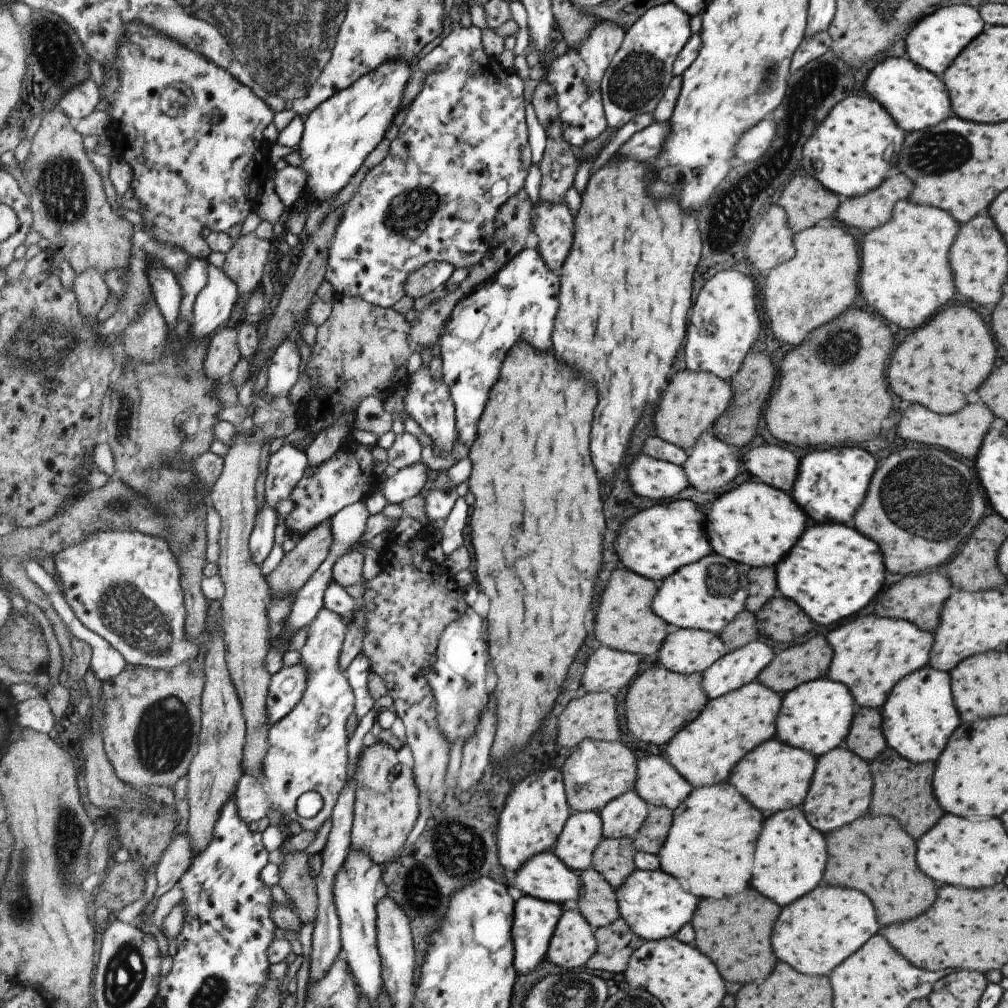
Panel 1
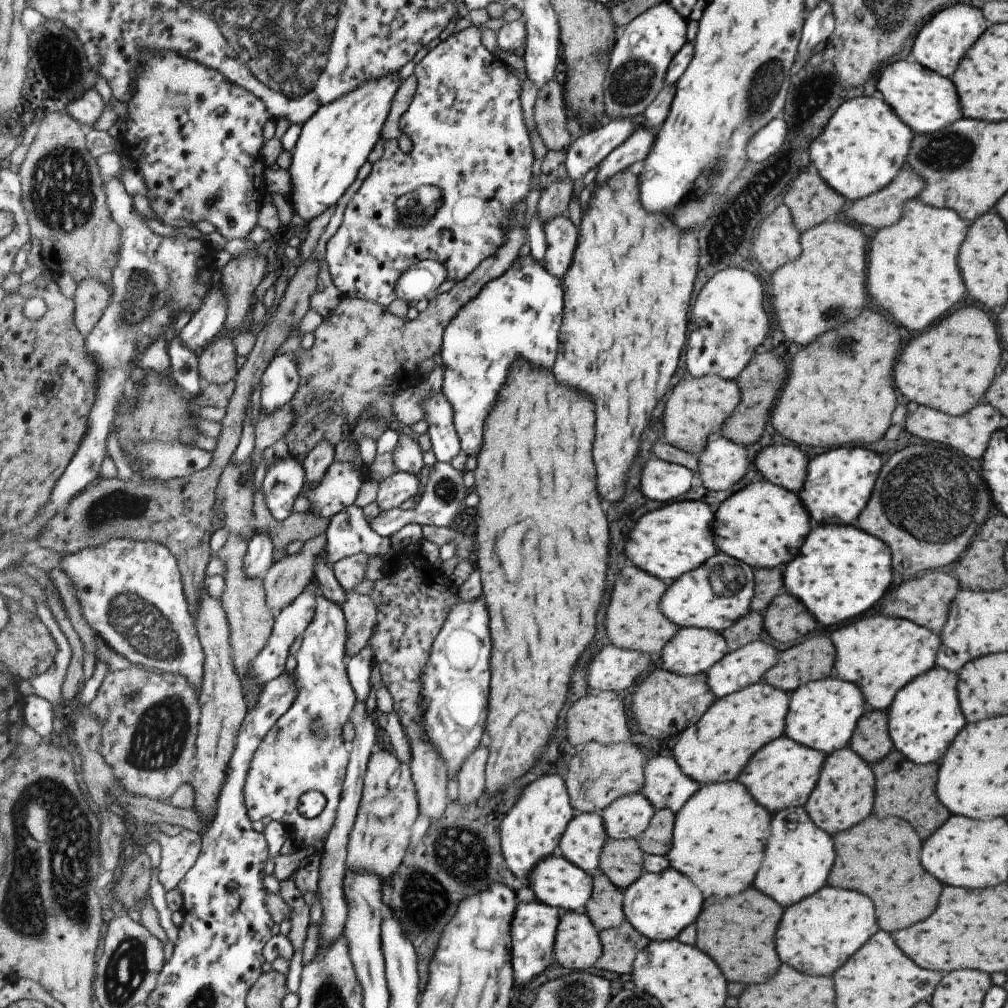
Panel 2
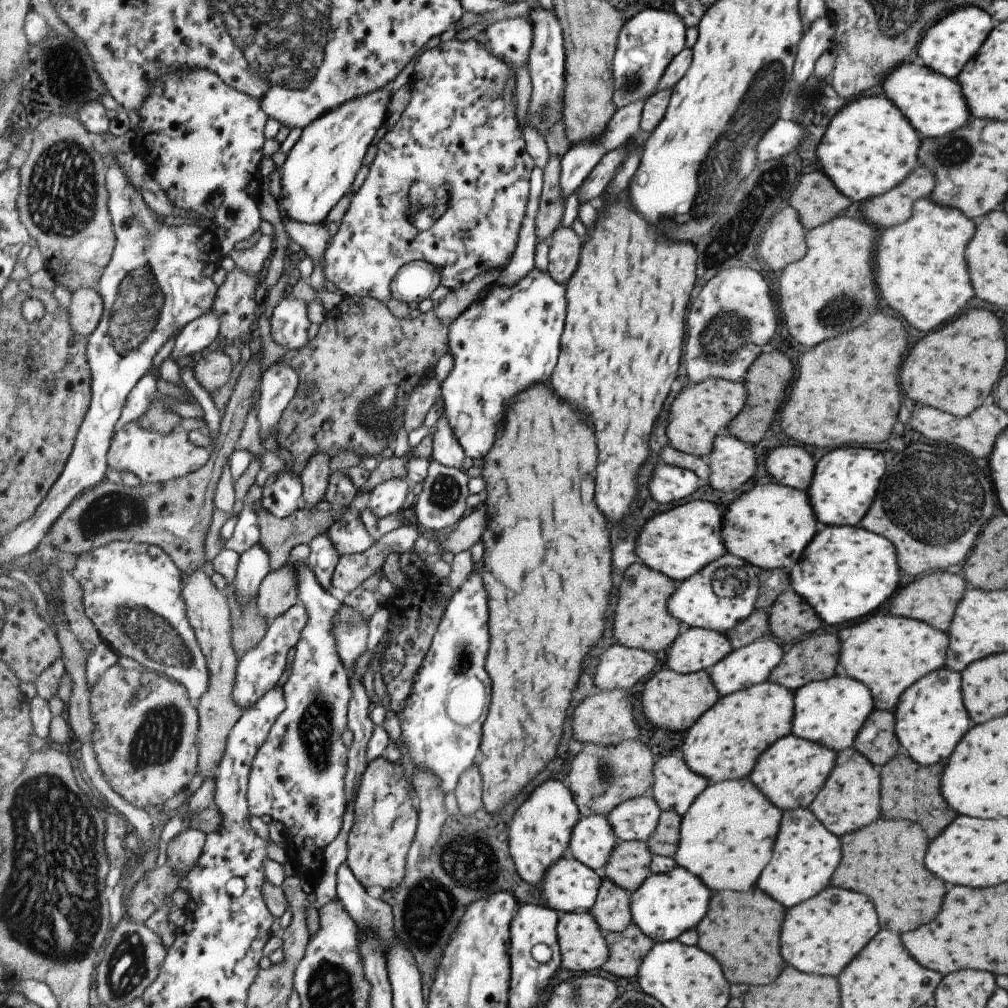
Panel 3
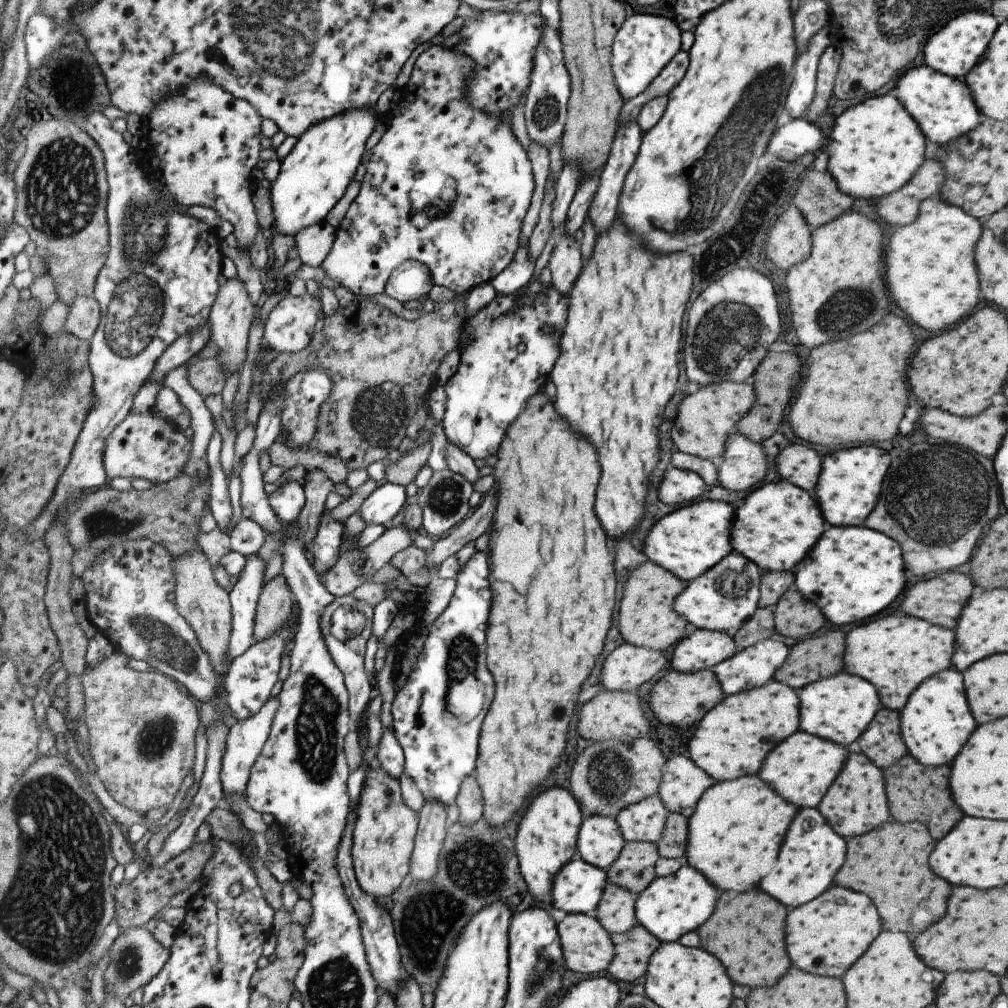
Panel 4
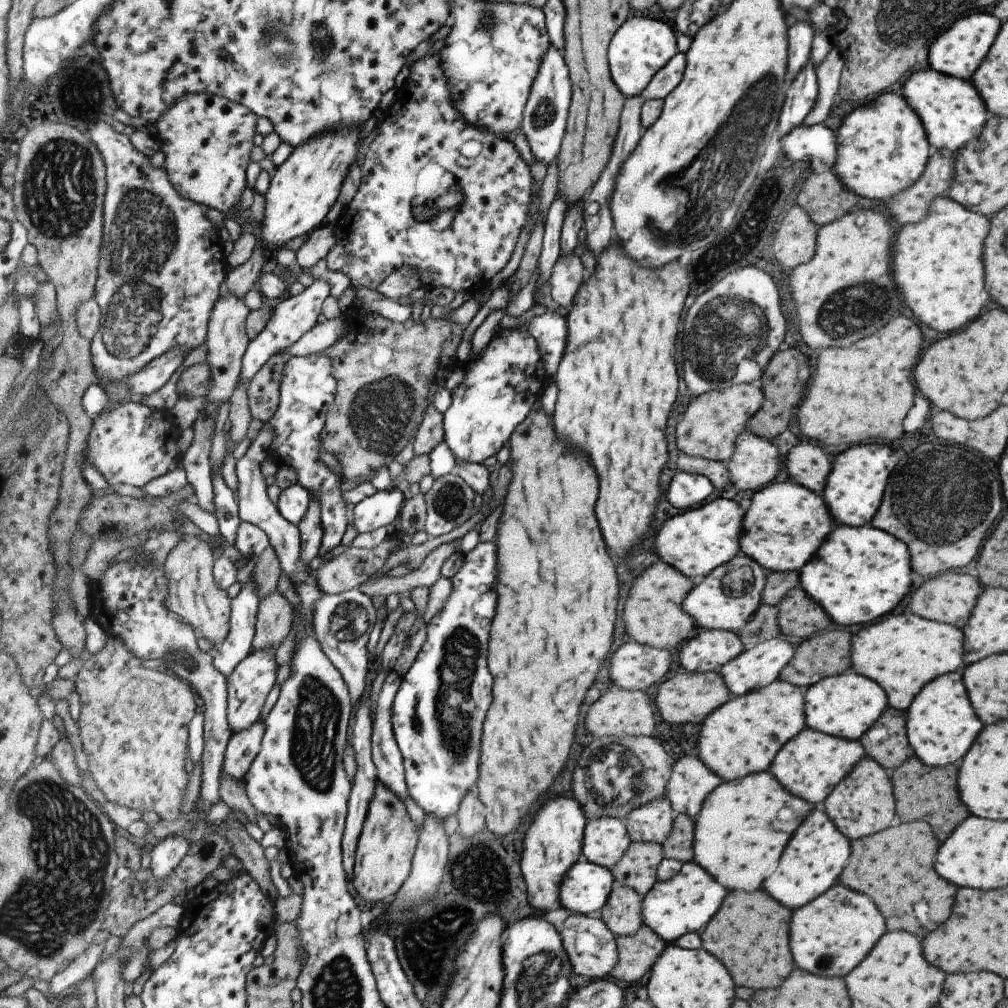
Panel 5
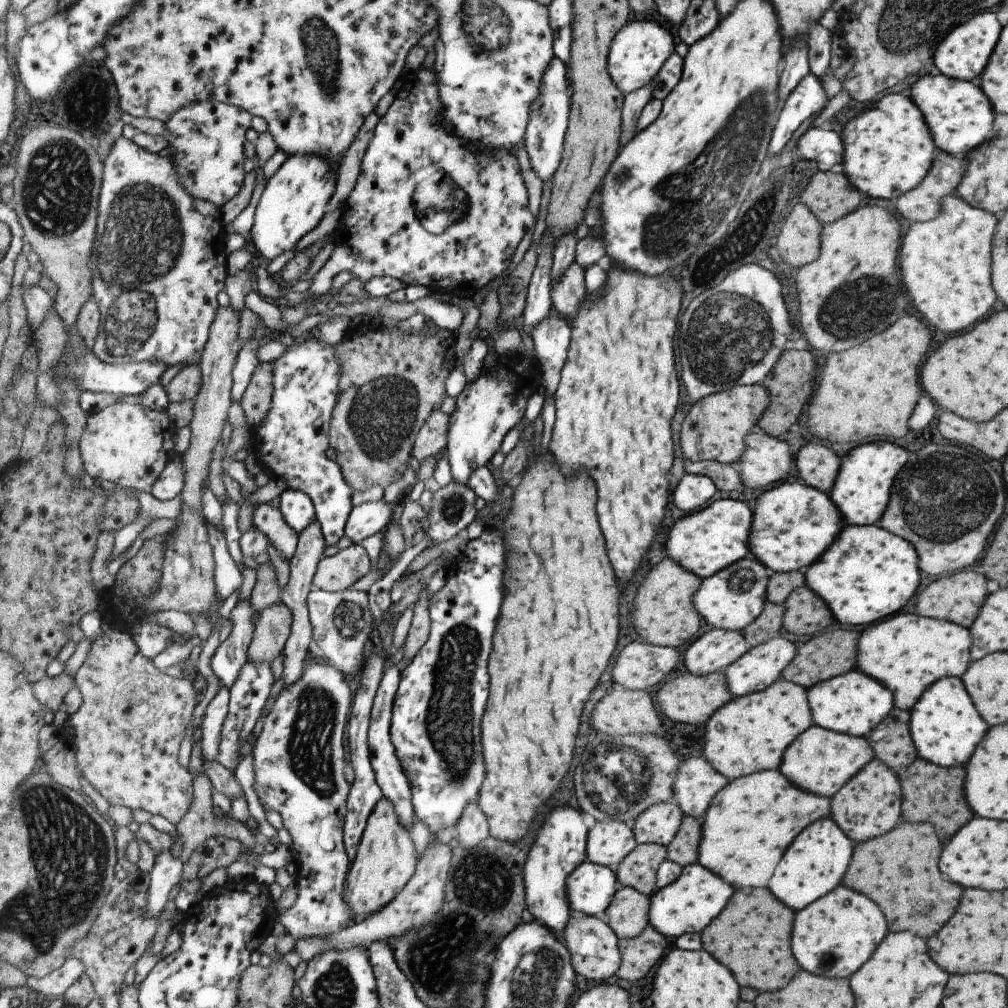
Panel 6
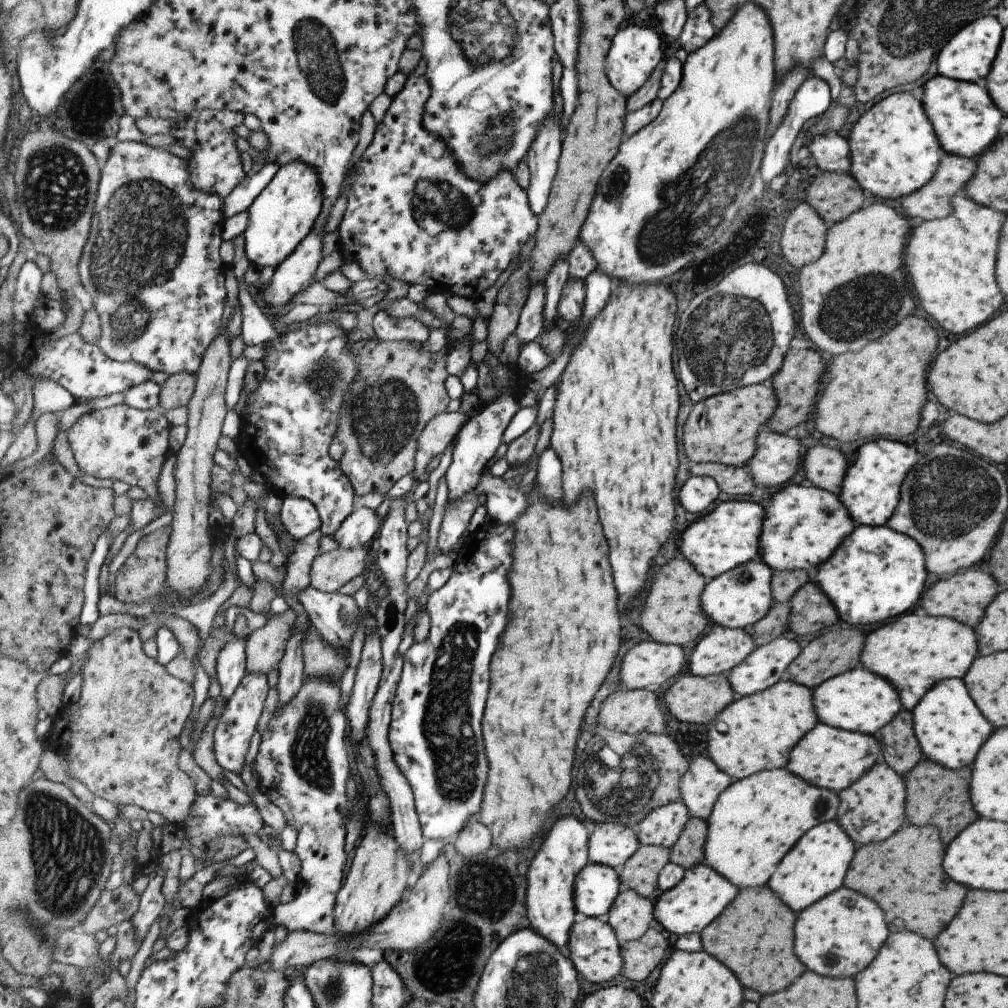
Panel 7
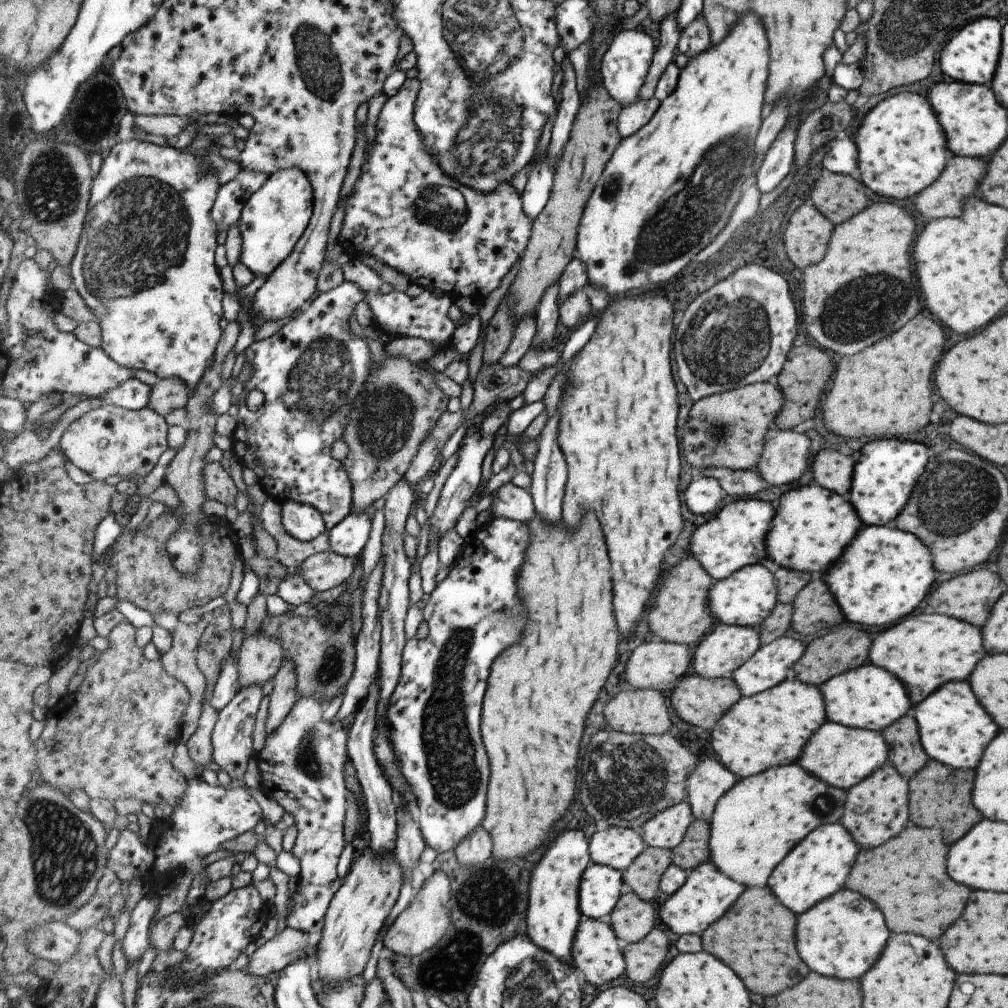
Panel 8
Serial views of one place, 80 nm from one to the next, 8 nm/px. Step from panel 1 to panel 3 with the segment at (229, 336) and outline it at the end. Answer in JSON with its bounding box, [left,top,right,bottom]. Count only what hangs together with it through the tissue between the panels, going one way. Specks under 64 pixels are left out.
[196,349,234,394]

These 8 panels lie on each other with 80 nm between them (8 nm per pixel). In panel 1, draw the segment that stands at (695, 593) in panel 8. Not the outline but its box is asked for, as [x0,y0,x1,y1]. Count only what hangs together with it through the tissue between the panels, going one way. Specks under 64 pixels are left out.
[597,568,667,655]

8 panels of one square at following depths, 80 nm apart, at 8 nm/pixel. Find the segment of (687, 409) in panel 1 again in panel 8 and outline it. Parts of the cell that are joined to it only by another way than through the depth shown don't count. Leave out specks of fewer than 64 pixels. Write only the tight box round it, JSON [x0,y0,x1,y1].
[683,381,784,470]

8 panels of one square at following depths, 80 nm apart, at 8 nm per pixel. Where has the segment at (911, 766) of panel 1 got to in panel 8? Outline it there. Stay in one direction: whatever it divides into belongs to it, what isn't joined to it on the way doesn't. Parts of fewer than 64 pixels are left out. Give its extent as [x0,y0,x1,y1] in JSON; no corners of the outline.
[907,759,982,842]

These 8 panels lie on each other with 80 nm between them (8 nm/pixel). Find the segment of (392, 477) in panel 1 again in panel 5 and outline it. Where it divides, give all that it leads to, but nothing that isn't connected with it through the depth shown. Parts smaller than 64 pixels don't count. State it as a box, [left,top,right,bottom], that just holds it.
[351,487,409,533]

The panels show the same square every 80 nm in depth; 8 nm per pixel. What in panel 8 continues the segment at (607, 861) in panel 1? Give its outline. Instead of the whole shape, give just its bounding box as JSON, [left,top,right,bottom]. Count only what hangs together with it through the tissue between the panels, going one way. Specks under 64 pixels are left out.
[622,847,674,900]

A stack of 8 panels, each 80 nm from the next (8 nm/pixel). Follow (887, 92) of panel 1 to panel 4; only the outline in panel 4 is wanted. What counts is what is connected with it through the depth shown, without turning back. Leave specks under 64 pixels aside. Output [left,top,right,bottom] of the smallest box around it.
[895,64,981,146]

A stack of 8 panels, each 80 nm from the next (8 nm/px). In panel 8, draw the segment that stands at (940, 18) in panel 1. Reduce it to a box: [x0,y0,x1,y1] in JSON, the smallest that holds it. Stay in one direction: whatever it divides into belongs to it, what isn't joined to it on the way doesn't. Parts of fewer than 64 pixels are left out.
[937,17,1001,86]

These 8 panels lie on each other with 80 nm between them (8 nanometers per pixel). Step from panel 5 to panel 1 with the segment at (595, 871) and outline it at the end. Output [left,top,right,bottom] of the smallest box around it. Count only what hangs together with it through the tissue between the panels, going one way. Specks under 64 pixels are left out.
[510,851,582,905]

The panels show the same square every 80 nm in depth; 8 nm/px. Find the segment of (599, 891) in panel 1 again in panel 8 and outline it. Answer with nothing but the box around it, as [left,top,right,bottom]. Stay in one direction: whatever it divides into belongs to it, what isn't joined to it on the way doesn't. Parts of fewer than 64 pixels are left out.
[610,891,659,945]

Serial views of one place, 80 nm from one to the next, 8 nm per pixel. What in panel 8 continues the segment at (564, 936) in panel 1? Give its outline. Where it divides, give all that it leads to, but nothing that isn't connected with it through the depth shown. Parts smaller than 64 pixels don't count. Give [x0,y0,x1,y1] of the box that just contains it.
[572,919,626,986]

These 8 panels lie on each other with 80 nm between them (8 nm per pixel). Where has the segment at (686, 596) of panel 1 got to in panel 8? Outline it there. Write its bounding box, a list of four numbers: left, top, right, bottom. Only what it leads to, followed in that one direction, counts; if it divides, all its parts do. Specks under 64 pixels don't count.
[710,563,777,627]

